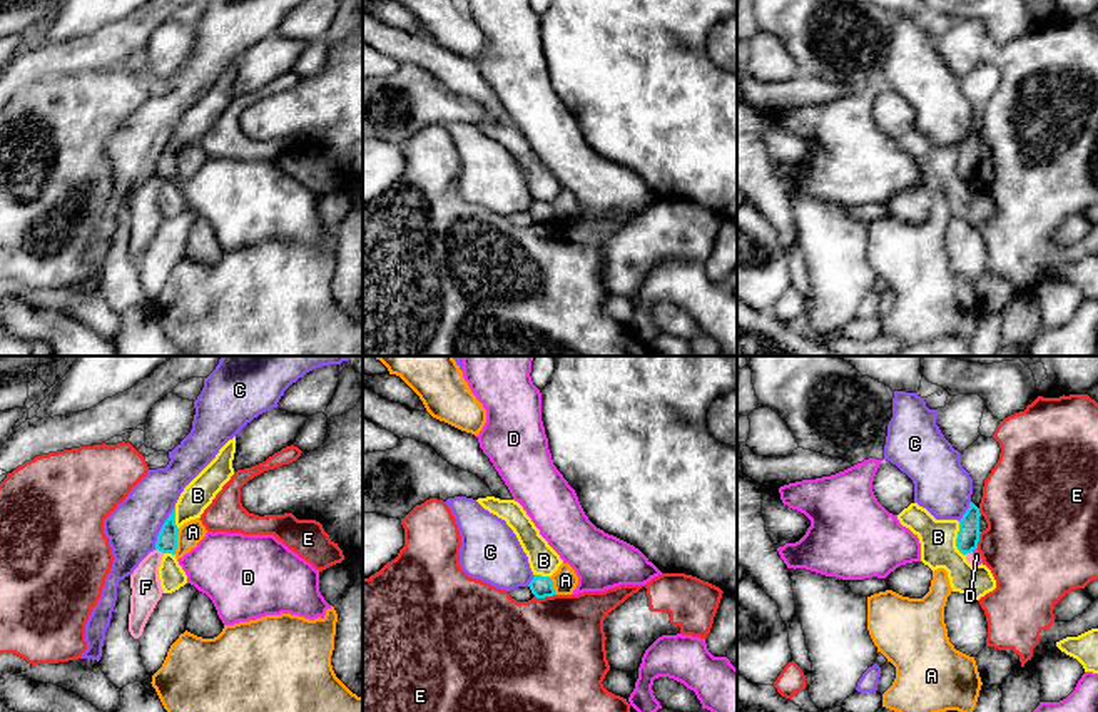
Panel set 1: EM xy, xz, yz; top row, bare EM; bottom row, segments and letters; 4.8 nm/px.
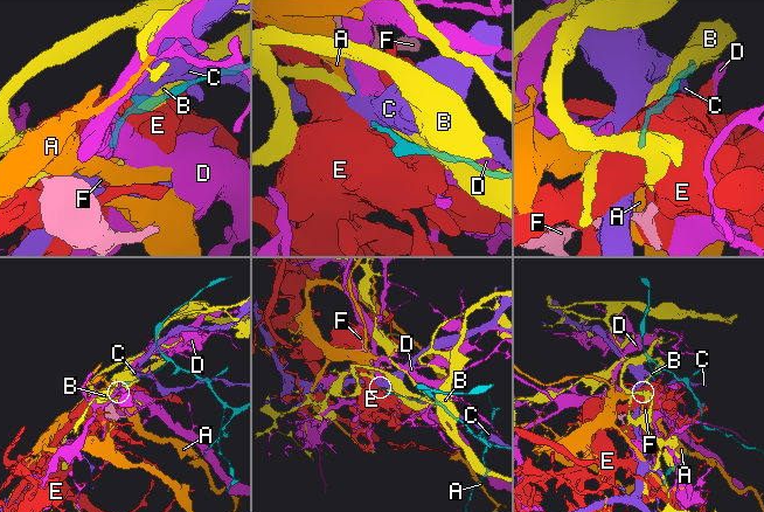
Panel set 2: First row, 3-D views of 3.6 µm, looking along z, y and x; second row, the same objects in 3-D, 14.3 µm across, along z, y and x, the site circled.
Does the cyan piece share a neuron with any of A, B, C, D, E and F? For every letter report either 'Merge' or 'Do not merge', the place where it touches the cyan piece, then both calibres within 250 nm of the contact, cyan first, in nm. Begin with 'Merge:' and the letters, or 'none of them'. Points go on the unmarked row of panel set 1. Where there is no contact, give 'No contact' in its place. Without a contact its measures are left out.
Merge: none of them
A: Do not merge. Touches cyan at xy (176, 167). Thickness 100 nm (cyan) against 110 nm
B: Do not merge. Touches cyan at yz (956, 164). Thickness 110 nm (cyan) against 180 nm
C: Do not merge. Touches cyan at xy (162, 152). Thickness 100 nm (cyan) against 240 nm
D: Do not merge. Touches cyan at yz (973, 174). Thickness 110 nm (cyan) against 50 nm
E: Do not merge. Touches cyan at xz (545, 221). Thickness 100 nm (cyan) against 480 nm
F: Do not merge. Touches cyan at xy (159, 176). Thickness 100 nm (cyan) against 140 nm

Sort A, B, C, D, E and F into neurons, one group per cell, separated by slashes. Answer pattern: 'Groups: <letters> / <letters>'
Groups: A / B / C / D / E / F

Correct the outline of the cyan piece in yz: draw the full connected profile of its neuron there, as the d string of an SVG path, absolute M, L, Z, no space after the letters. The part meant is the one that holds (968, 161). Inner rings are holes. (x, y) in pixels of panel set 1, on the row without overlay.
M971 127L969 134L959 145L959 157L956 164L958 175L966 181L978 174L979 167L979 134Z

